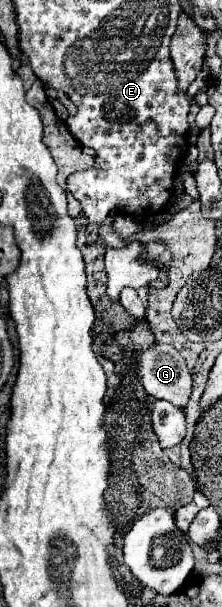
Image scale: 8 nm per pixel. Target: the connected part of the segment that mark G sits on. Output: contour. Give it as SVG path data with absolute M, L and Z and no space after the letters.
M154 344L154 348L134 352L134 356L142 356L138 360L138 376L142 376L148 396L184 408L192 390L192 376L180 352L170 344Z

